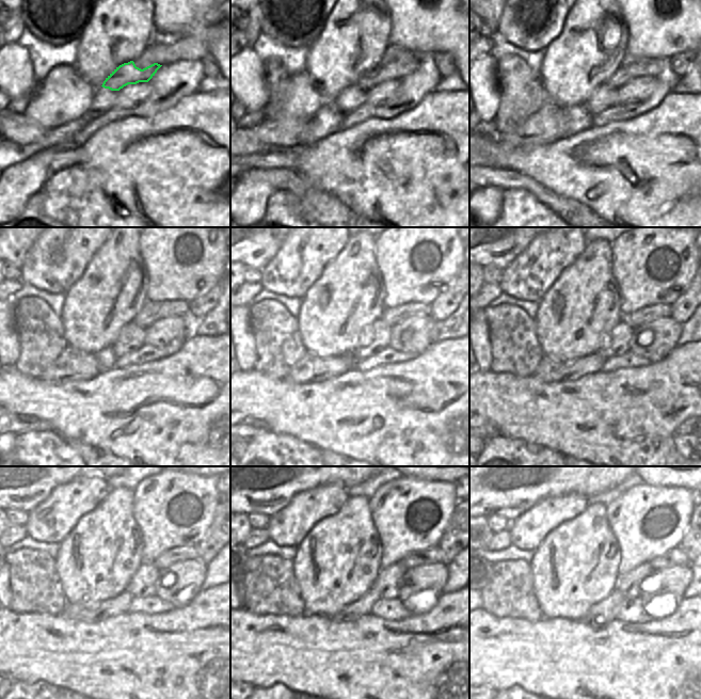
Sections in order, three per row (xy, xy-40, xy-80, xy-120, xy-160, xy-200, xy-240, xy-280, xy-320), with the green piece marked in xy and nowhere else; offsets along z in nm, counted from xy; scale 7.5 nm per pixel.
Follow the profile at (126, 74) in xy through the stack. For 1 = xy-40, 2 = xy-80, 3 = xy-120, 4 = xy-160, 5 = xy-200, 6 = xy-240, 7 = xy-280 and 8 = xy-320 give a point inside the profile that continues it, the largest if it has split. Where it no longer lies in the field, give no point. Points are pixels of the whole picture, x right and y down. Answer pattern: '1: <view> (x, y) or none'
1: xy-40 (397, 70)
2: xy-80 (652, 67)
3: xy-120 (155, 311)
4: xy-160 (393, 316)
5: xy-200 (647, 314)
6: xy-240 (169, 557)
7: xy-280 (433, 554)
8: xy-320 (674, 557)

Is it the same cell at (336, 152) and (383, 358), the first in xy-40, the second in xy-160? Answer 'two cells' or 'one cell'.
two cells

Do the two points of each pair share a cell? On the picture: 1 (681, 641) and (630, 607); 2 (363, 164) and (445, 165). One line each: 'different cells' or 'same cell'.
1: different cells
2: same cell

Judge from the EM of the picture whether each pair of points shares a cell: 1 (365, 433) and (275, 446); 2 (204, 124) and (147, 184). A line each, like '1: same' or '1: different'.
1: different
2: same

